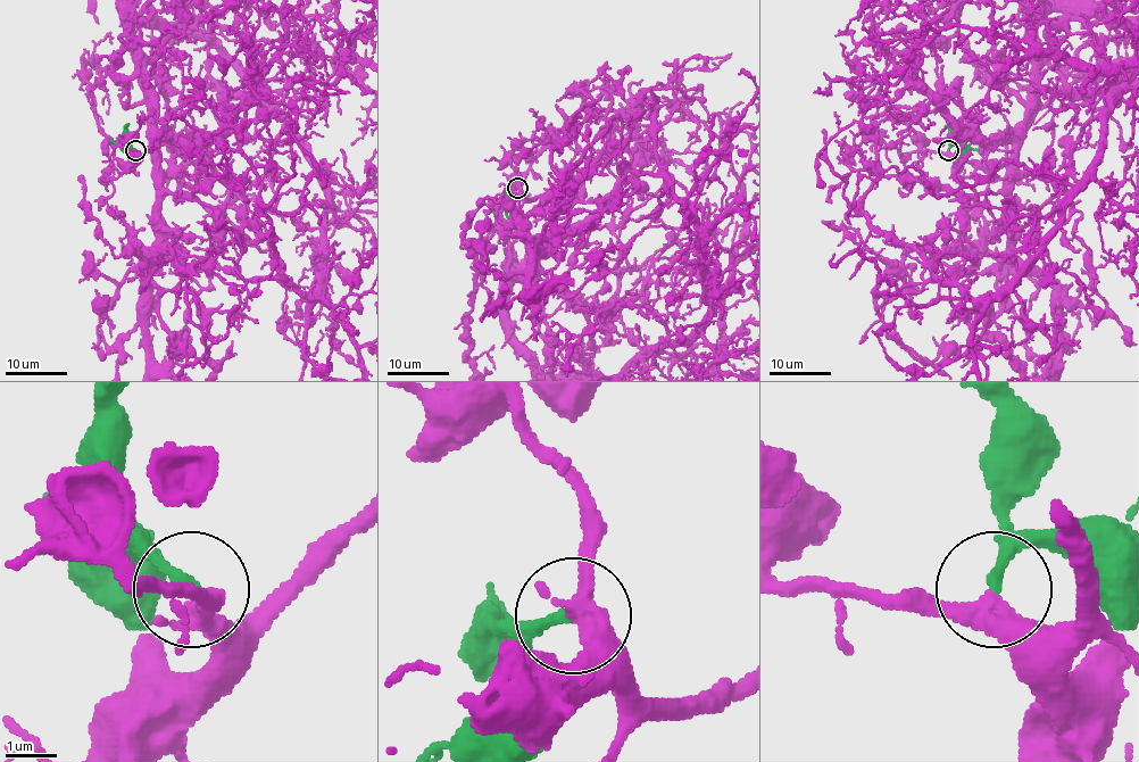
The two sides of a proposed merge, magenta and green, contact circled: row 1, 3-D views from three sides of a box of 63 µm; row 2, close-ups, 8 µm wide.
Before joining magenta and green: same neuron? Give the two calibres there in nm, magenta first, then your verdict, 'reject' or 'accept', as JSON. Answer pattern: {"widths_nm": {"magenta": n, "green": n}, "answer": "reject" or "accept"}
{"widths_nm": {"magenta": 280, "green": 220}, "answer": "accept"}

